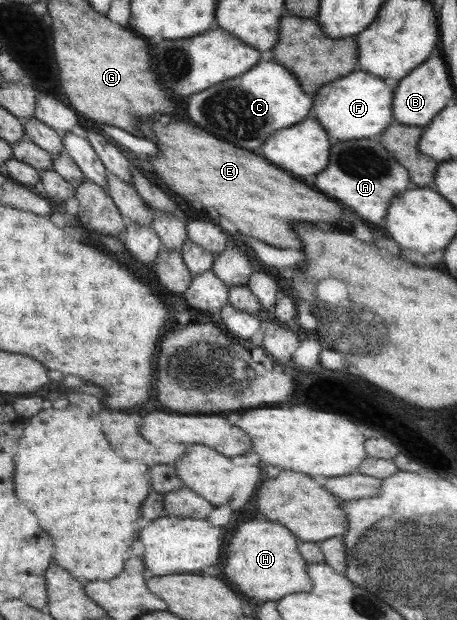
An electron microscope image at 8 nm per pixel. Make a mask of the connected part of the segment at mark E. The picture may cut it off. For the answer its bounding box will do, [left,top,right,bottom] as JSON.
[143,120,345,248]

